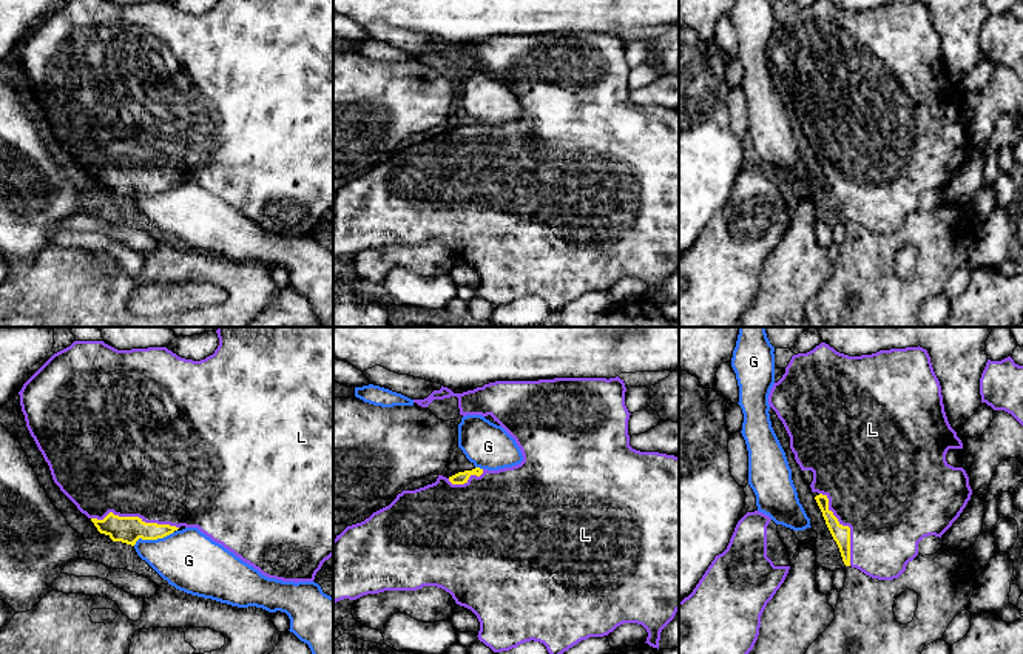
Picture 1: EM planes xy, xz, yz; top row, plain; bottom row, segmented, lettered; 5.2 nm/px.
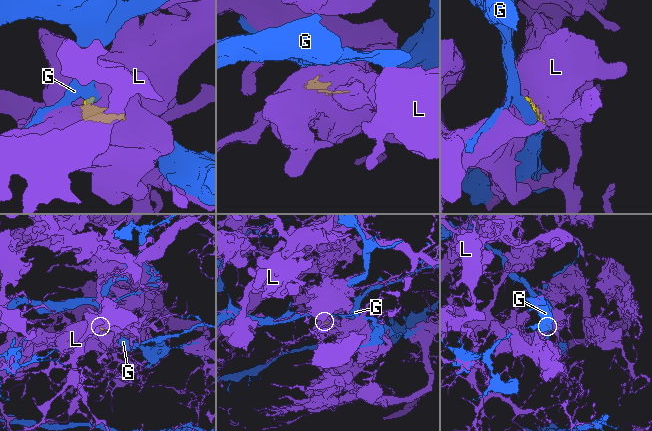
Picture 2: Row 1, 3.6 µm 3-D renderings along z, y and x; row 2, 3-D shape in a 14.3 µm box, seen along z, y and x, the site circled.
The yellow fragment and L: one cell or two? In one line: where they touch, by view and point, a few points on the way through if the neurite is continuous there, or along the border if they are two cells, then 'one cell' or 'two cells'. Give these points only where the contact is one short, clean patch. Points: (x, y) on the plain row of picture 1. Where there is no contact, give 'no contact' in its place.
meets yellow in xy at (135, 171); one cell

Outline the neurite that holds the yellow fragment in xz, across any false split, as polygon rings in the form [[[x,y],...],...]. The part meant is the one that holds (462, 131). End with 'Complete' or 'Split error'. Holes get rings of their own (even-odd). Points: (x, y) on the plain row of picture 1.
[[[554,32],[539,35],[495,35],[454,48],[443,42],[424,54],[414,54],[427,62],[434,54],[458,52],[460,69],[491,69],[517,97],[523,116],[512,122],[488,125],[475,122],[458,126],[449,133],[438,130],[437,136],[415,145],[403,145],[386,162],[373,167],[361,177],[347,180],[333,194],[333,258],[349,253],[356,255],[367,248],[384,245],[417,245],[423,241],[437,241],[452,250],[457,259],[471,264],[478,276],[478,295],[494,307],[509,305],[526,296],[540,296],[557,313],[565,305],[589,292],[603,292],[623,278],[642,279],[650,301],[659,304],[662,284],[679,265],[679,113],[659,106],[640,106],[630,100],[628,74],[625,60],[625,37],[616,32]]]. Split error

